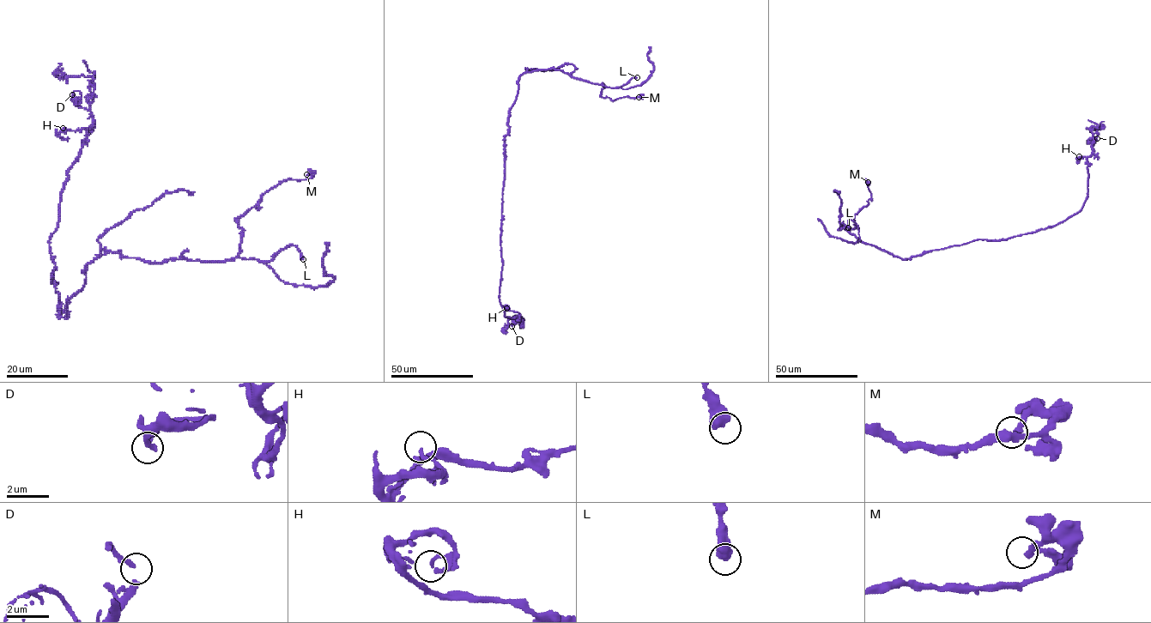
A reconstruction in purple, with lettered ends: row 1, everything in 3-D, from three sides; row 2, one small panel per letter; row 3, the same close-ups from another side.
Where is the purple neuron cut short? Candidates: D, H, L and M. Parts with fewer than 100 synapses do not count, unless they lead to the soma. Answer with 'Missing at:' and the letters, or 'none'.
Missing at: none

